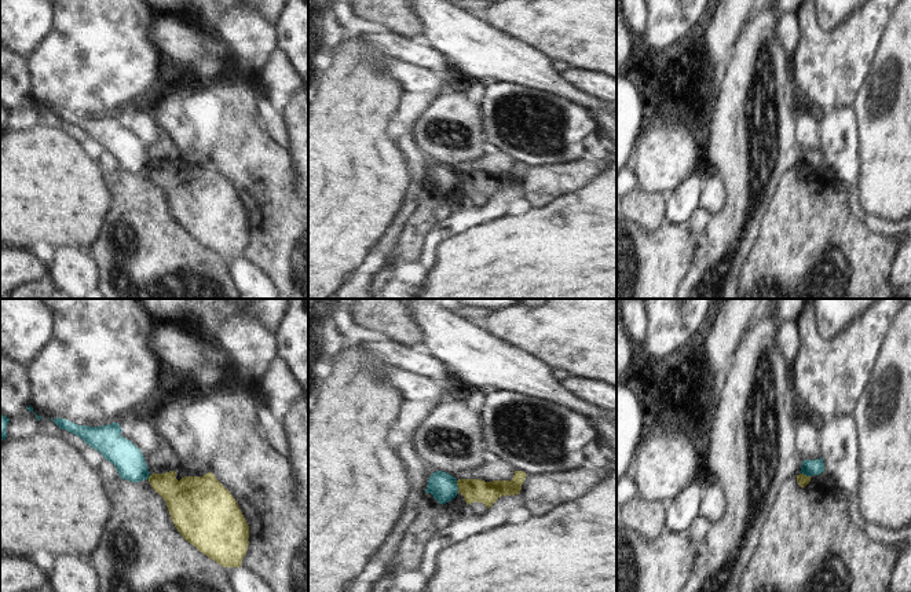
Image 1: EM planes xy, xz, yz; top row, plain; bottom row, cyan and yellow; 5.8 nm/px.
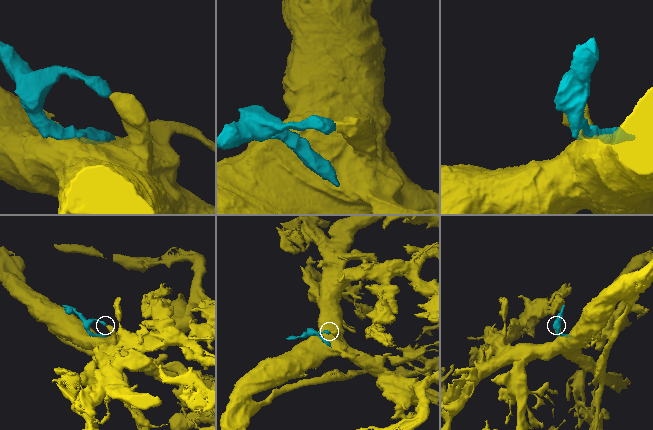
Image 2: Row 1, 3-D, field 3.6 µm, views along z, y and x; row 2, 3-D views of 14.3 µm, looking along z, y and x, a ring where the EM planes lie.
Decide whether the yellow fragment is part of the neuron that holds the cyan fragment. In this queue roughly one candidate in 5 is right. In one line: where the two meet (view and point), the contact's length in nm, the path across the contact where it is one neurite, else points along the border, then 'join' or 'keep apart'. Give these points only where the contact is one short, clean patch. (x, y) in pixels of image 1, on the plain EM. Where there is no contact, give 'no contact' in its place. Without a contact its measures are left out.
meets cyan in xz at (457, 178); contact 70 nm long; keep apart

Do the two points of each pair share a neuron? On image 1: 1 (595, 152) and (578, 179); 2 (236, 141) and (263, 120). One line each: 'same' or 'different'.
1: different
2: different

